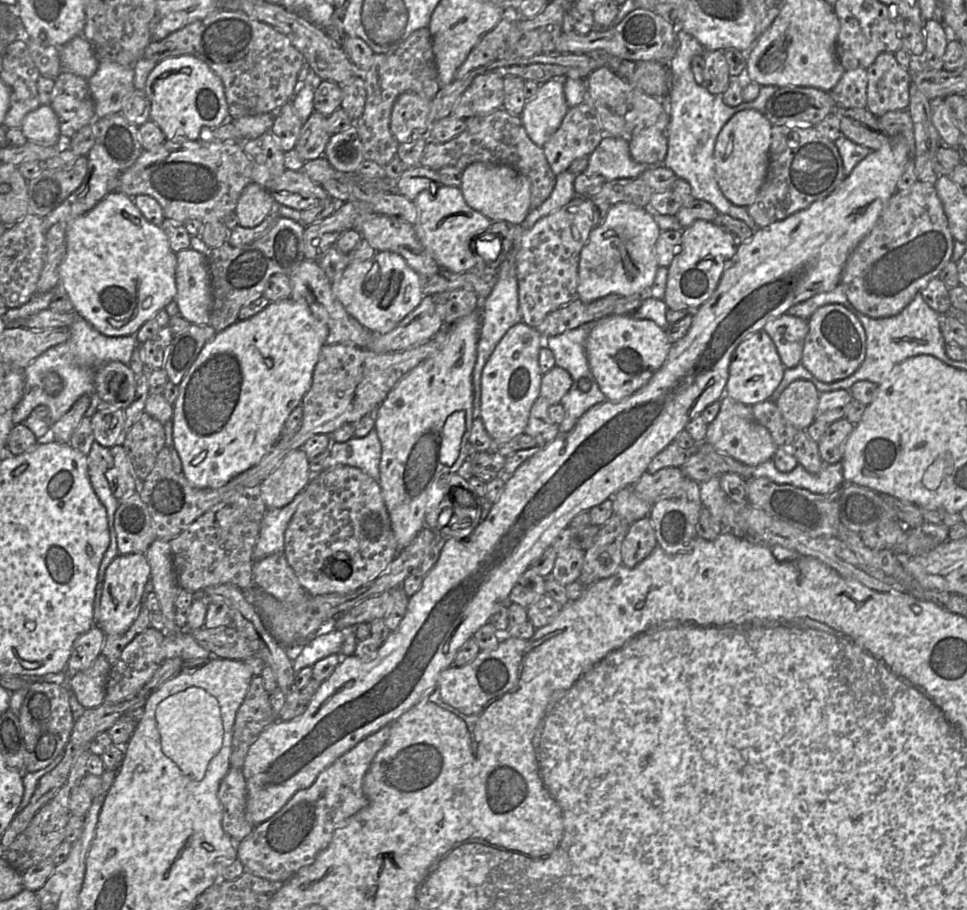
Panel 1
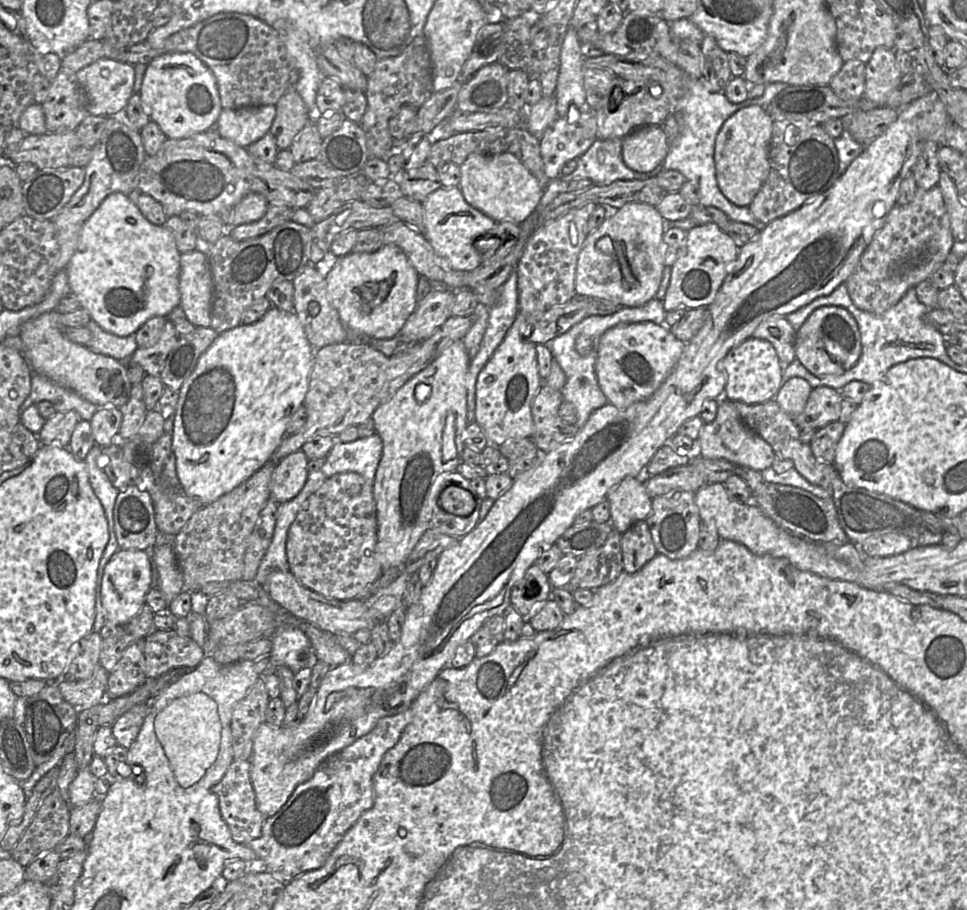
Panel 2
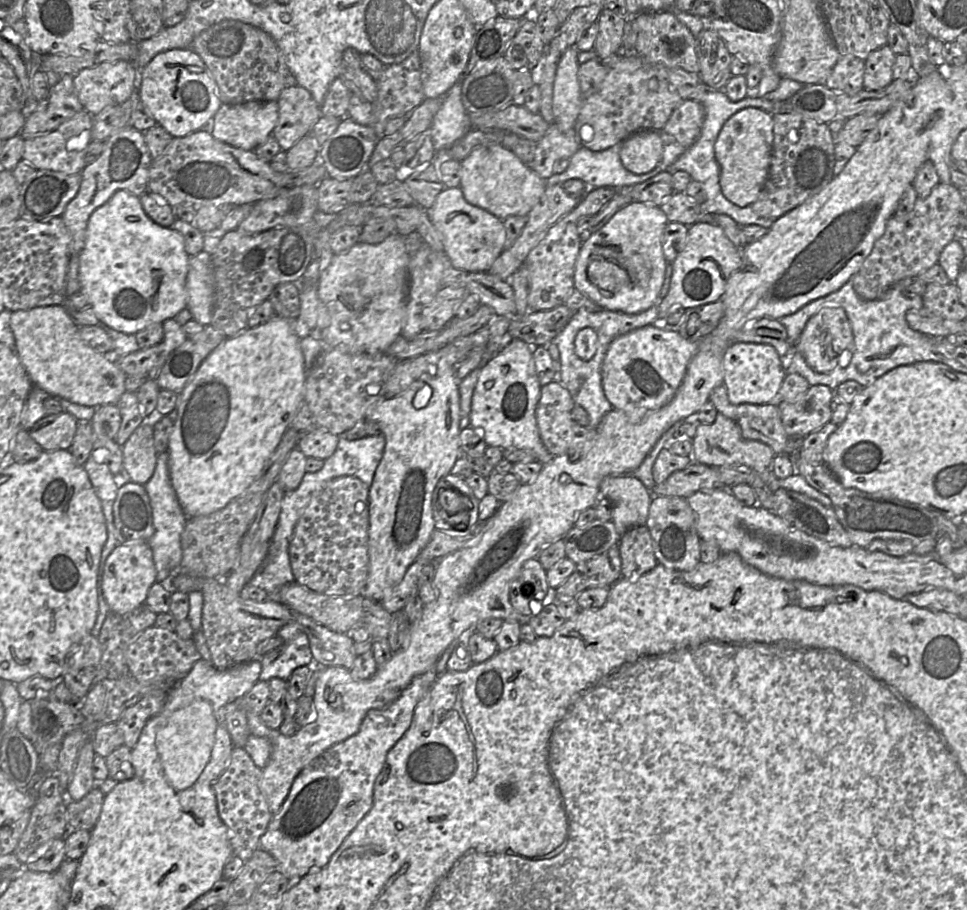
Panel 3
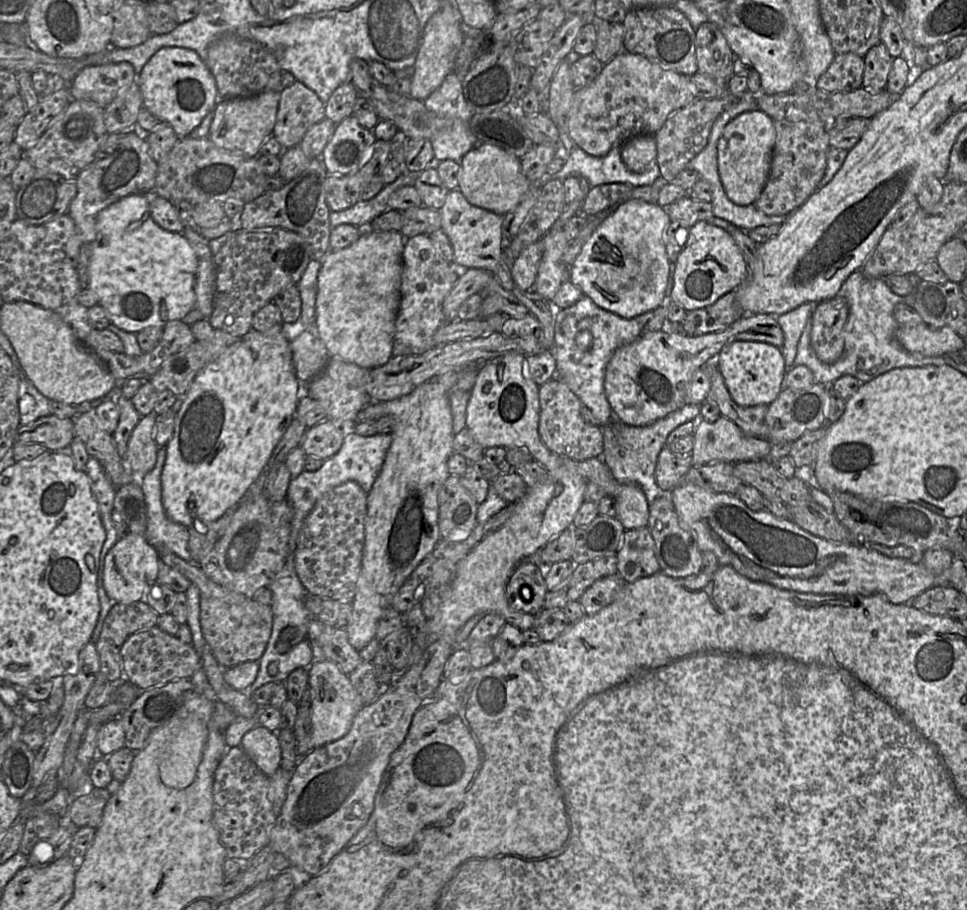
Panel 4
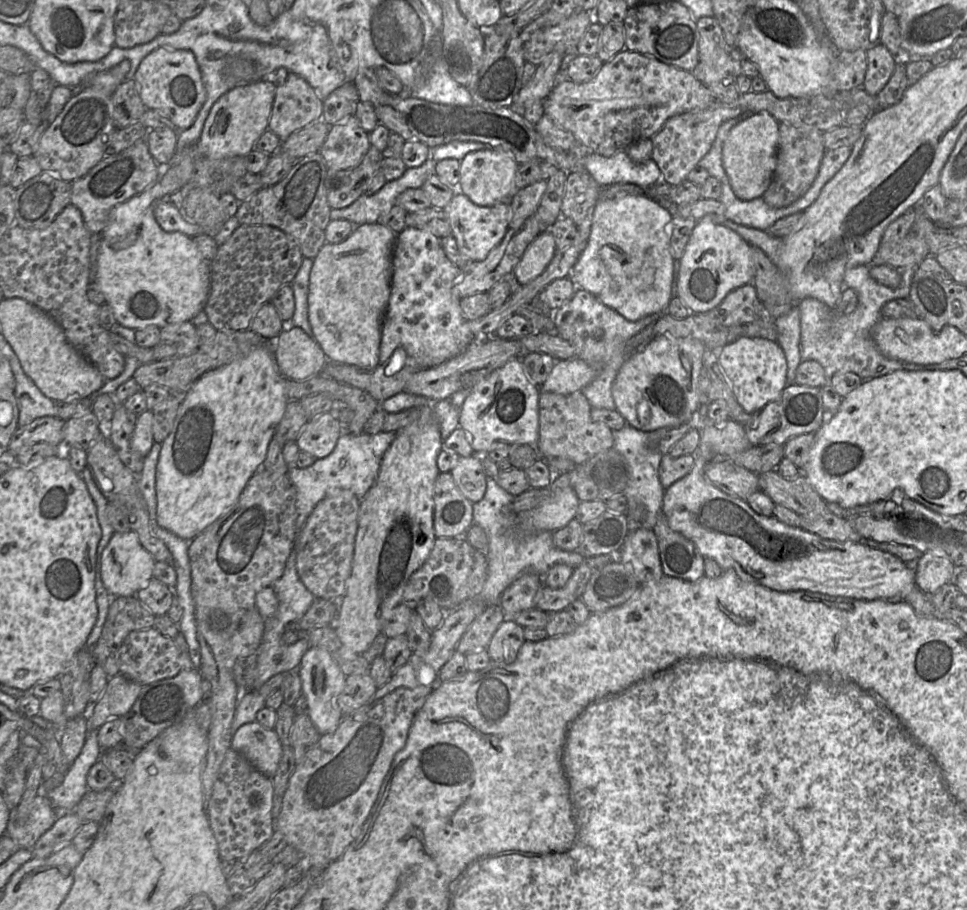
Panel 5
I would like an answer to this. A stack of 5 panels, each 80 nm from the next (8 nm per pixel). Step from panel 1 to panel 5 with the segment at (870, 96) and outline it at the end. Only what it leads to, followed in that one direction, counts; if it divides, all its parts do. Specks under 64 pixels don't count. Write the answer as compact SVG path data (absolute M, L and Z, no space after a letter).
M882 43L867 50L866 56L867 70L863 88L876 97L890 80L896 63L894 56Z

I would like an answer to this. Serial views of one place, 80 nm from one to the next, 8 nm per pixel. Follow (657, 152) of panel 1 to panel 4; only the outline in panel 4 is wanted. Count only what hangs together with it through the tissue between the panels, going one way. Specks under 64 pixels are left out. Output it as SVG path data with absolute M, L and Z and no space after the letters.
M654 135L634 136L621 145L620 151L624 165L631 172L645 173L656 163Z

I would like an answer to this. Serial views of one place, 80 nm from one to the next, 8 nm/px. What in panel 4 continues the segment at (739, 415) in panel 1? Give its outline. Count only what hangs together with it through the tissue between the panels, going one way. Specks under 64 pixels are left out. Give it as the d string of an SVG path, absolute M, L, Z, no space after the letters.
M722 415L713 423L705 420L699 421L693 437L694 446L691 456L692 466L695 467L715 461L738 463L767 459L772 445L767 439L746 435L737 424Z

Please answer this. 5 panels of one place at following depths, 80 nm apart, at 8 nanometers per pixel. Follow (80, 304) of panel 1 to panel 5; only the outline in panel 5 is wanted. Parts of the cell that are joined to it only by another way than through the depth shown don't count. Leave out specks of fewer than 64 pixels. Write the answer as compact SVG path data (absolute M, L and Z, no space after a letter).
M159 165L158 179L142 192L116 205L109 213L108 223L101 232L97 256L96 283L122 326L139 330L150 325L162 329L167 325L190 321L204 311L210 292L211 263L199 251L193 238L180 231L163 230L154 217L156 204L164 196L183 187L177 166Z

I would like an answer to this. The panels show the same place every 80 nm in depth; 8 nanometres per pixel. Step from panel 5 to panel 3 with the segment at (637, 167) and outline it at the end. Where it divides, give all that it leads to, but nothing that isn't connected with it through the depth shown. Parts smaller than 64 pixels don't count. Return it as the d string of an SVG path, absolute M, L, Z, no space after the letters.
M621 143L604 151L591 151L581 147L570 159L568 168L554 174L546 180L547 185L562 185L570 179L578 179L585 183L588 189L611 187L620 189L642 183L661 171L658 165L652 171L636 175L629 172L620 159Z

